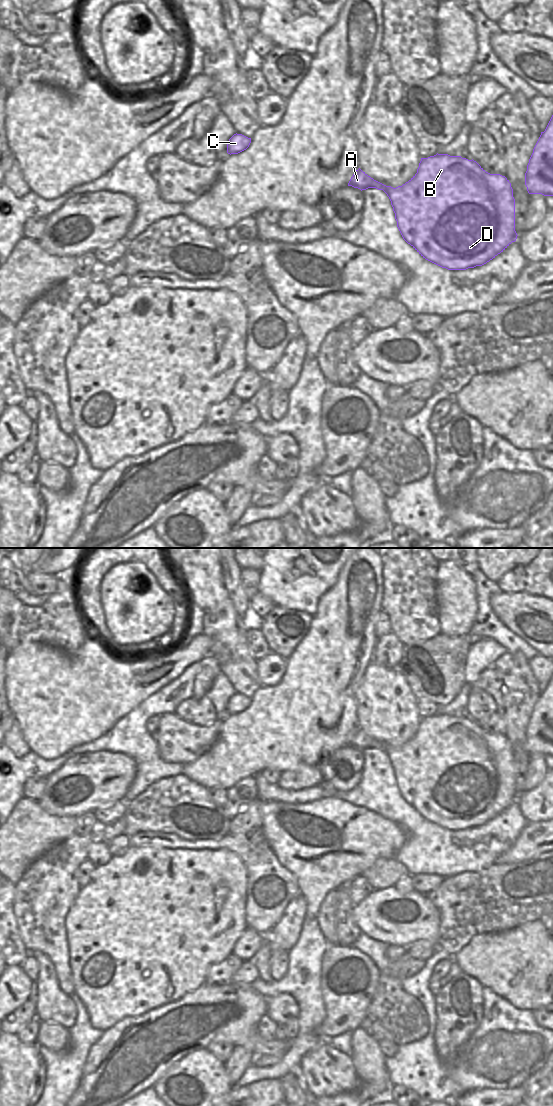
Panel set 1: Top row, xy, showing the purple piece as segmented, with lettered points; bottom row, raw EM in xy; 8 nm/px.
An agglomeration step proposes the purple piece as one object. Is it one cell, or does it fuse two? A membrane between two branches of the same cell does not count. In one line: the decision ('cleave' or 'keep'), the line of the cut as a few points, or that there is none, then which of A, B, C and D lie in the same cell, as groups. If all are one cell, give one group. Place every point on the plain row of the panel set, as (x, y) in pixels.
cleave; cut xy (392, 747), (383, 750); groups A C / B D

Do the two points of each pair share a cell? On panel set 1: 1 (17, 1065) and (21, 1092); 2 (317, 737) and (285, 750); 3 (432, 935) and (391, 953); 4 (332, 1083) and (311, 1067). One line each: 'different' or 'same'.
1: same
2: same
3: different
4: same

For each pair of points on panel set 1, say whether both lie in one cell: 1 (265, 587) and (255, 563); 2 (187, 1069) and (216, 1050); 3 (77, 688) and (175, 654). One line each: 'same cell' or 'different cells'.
1: different cells
2: different cells
3: same cell

